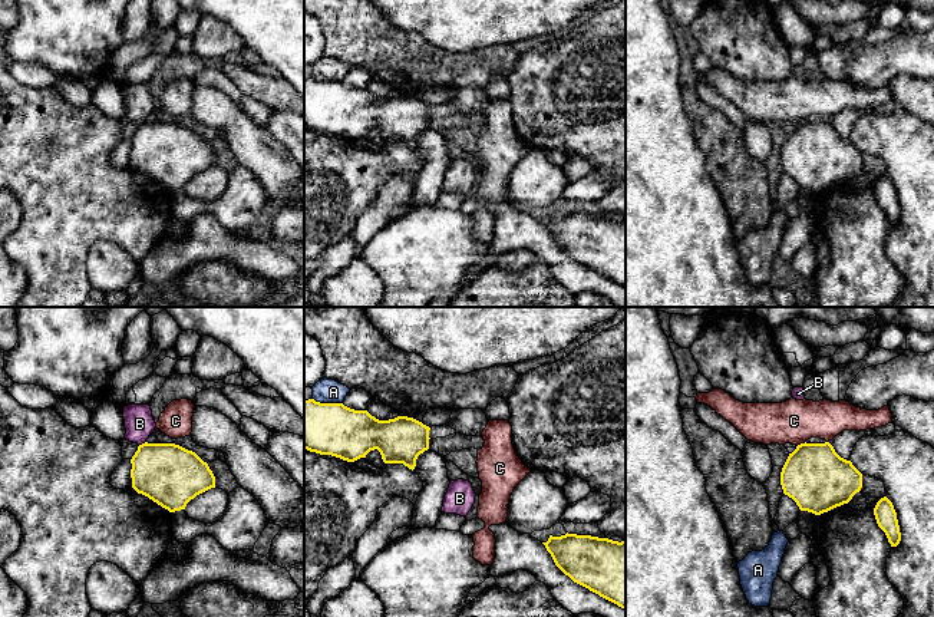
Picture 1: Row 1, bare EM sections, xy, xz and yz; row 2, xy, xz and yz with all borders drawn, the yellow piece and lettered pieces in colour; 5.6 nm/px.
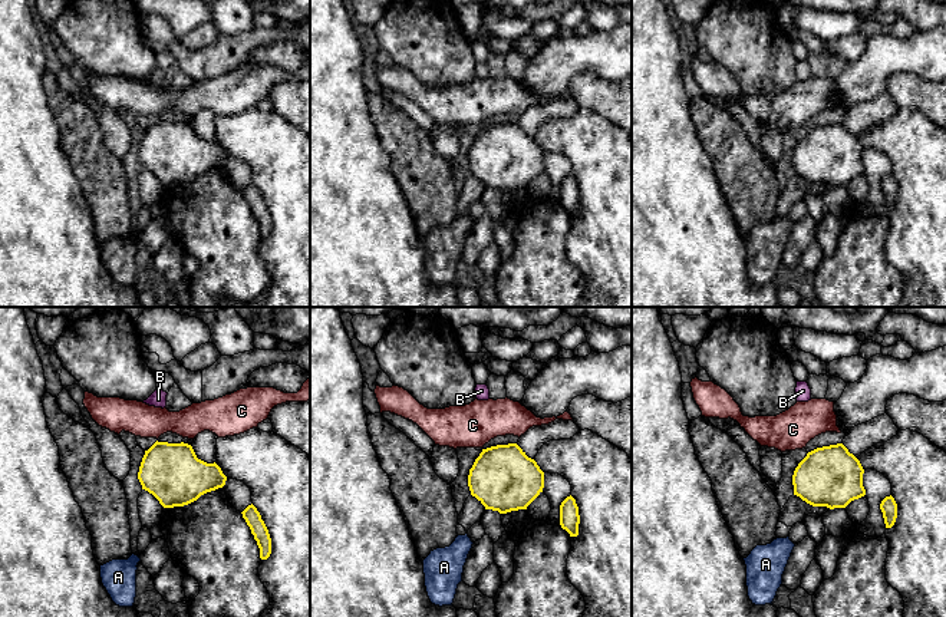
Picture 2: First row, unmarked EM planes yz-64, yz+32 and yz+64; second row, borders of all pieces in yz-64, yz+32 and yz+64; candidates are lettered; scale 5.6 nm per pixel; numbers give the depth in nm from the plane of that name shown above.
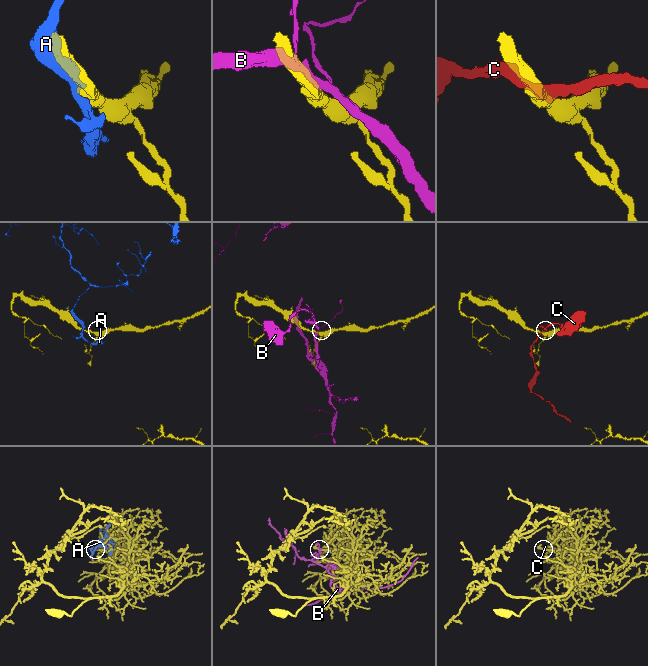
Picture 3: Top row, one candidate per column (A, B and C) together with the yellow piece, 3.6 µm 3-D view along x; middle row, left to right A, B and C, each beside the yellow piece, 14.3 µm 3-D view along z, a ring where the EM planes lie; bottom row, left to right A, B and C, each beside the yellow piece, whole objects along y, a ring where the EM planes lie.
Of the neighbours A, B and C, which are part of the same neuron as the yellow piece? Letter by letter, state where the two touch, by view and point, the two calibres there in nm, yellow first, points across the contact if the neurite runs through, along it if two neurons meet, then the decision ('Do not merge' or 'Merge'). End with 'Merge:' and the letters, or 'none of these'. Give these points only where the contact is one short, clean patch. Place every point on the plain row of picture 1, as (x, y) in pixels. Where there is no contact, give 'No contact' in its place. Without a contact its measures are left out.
A: Touches yellow at xz (327, 82). Thickness 300 nm (yellow) against 140 nm. Do not merge
B: Touches yellow at xy (142, 122). Thickness 340 nm (yellow) against 170 nm. Boundary: xy (145, 119), (139, 124). Do not merge
C: Touches yellow at yz (801, 122). Thickness 360 nm (yellow) against 240 nm. Boundary: yz (805, 119), (796, 125). Do not merge
Merge: none of these

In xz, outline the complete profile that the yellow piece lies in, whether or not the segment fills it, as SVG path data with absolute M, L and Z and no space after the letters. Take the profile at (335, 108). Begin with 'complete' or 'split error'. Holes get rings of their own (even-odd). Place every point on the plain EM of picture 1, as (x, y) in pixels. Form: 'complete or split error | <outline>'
complete | M304 79L304 128L347 141L377 128L385 142L403 142L413 149L418 135L429 128L429 109L407 95L379 99L343 82Z

